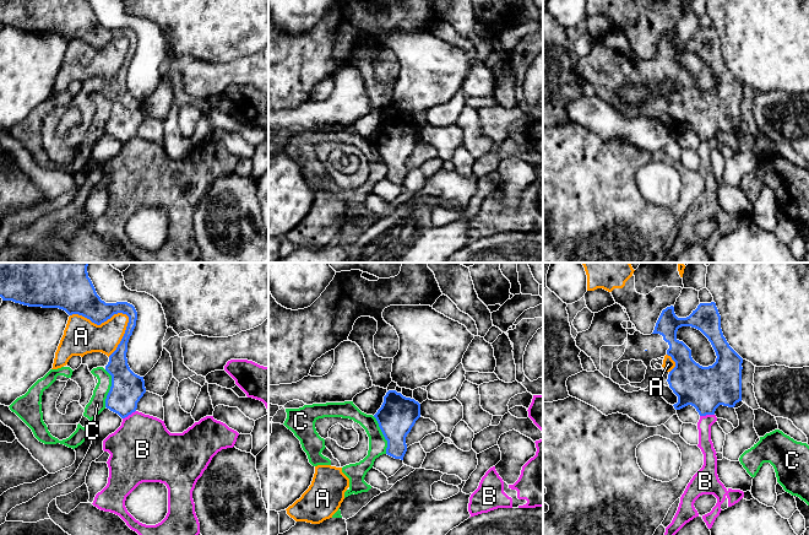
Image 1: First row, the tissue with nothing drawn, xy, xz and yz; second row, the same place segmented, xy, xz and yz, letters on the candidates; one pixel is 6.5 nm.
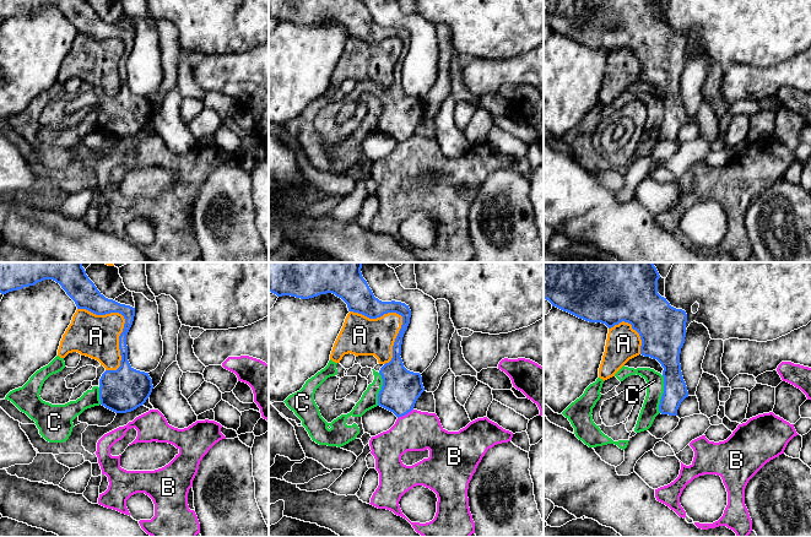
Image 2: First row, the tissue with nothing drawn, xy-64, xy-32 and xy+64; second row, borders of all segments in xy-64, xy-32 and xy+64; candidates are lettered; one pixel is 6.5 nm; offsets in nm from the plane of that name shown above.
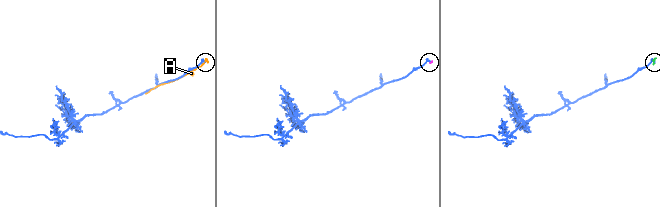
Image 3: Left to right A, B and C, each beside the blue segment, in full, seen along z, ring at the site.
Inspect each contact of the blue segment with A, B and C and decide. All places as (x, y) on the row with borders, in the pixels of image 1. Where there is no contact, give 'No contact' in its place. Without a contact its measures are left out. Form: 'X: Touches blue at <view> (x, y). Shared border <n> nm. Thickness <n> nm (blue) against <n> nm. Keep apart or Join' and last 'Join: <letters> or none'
A: Touches blue at xy (102, 322). Shared border 400 nm. Thickness 260 nm (blue) against 240 nm. Keep apart
B: Touches blue at yz (706, 414). Shared border 100 nm. Thickness 280 nm (blue) against 90 nm. Keep apart
C: Touches blue at xy (110, 388). Shared border 240 nm. Thickness 220 nm (blue) against 110 nm. Keep apart
Join: none

